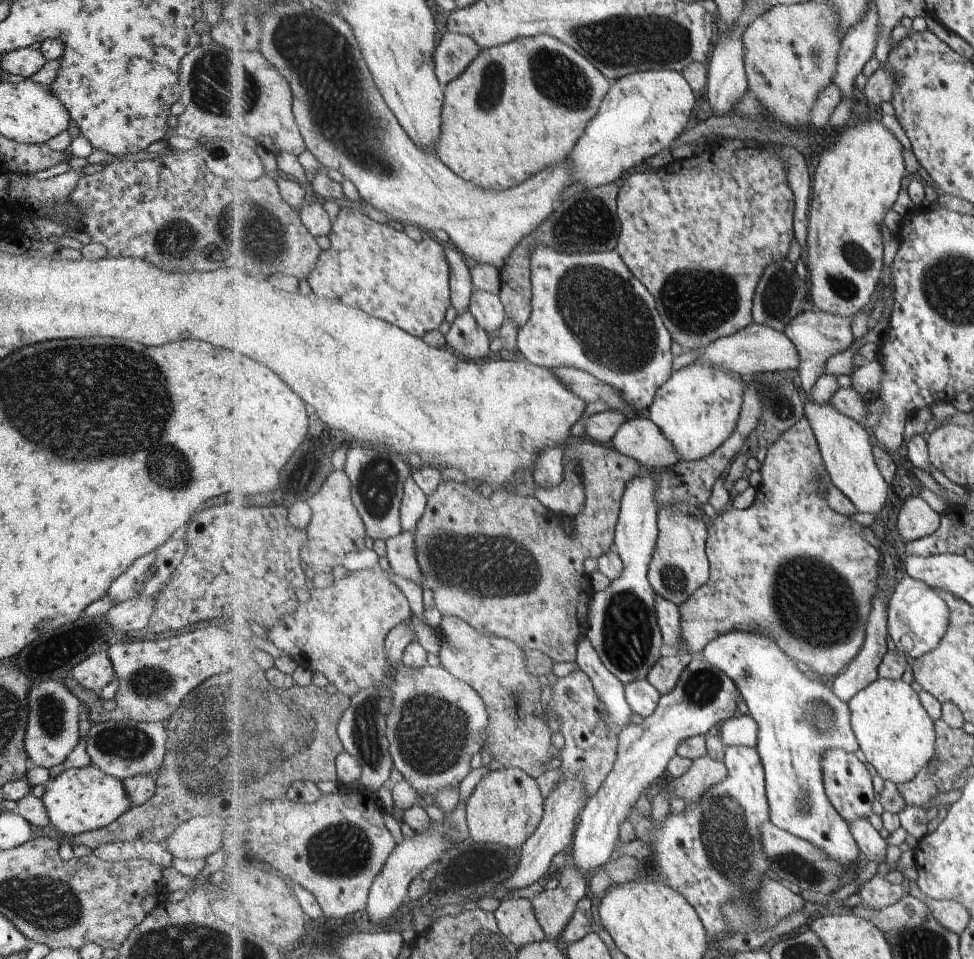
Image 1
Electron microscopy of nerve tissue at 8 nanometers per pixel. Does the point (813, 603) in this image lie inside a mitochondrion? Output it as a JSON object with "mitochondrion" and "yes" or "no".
{"mitochondrion":"yes"}

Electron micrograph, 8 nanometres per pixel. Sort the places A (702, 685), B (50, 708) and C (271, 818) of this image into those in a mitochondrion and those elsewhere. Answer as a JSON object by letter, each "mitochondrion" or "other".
{"A":"mitochondrion","B":"mitochondrion","C":"other"}

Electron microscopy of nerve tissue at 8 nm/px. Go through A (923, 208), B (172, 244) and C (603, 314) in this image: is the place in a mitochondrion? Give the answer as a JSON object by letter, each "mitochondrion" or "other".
{"A":"other","B":"mitochondrion","C":"mitochondrion"}

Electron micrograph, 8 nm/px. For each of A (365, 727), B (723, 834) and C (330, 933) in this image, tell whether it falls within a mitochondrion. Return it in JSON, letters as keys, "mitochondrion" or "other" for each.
{"A":"mitochondrion","B":"mitochondrion","C":"other"}

